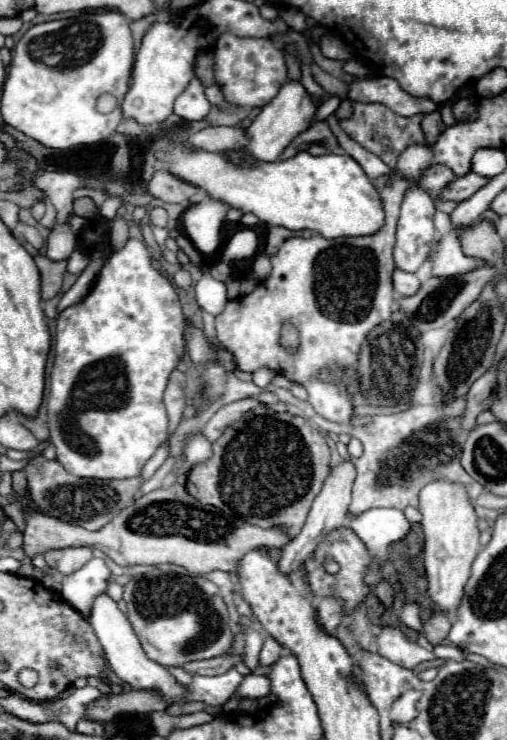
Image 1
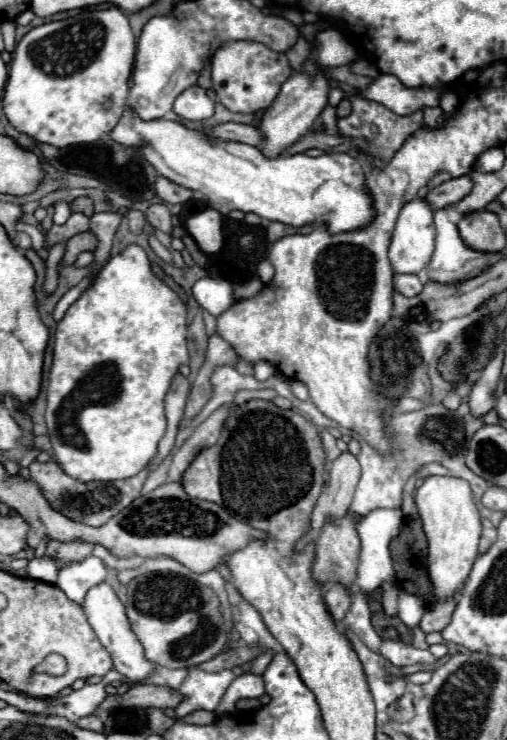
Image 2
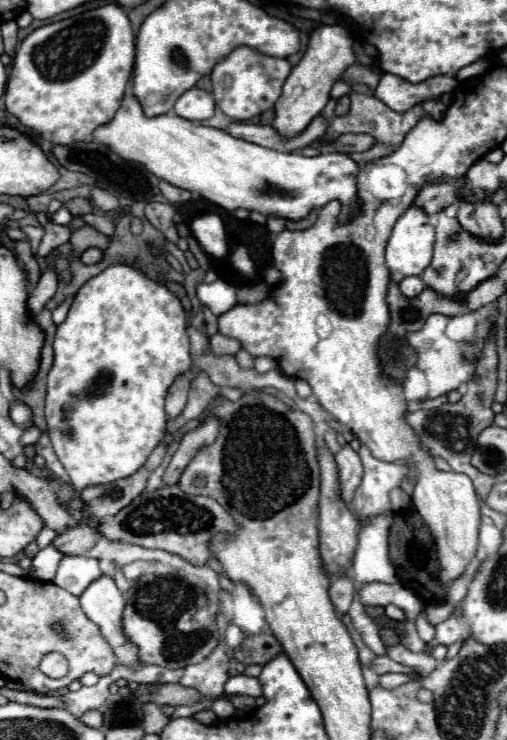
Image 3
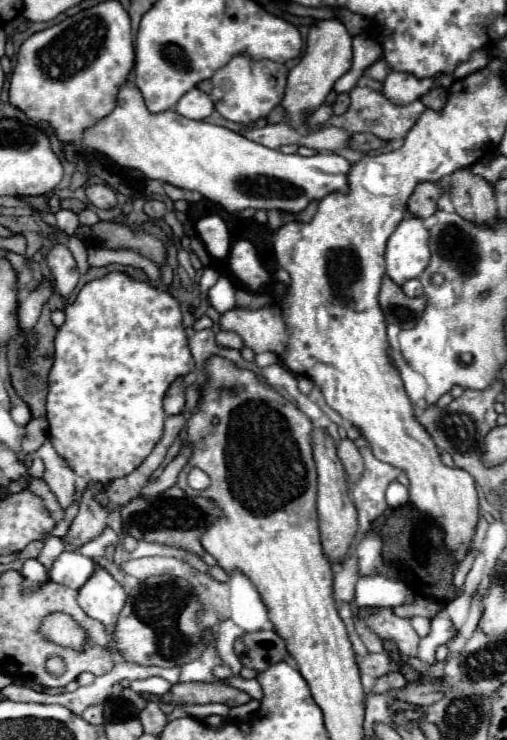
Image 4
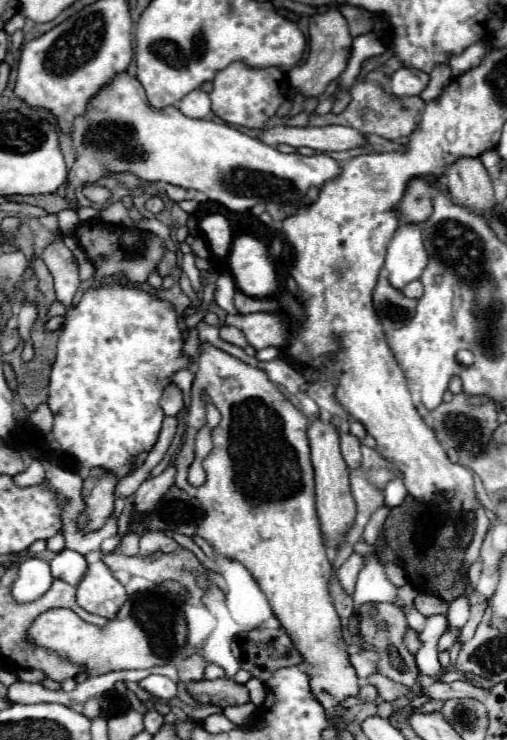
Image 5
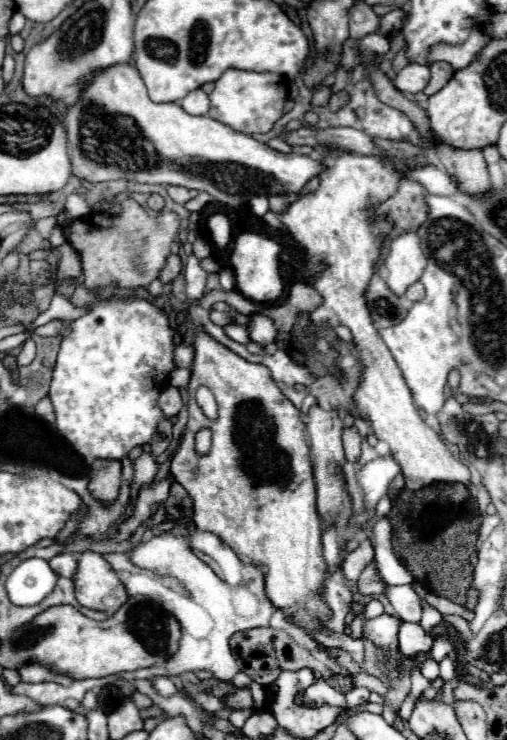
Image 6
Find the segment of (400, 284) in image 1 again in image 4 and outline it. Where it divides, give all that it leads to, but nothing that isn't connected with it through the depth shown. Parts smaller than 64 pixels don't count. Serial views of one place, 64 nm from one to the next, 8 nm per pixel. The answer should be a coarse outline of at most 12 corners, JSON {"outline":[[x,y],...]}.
{"outline":[[418,278],[406,280],[402,292],[406,296],[422,296]]}

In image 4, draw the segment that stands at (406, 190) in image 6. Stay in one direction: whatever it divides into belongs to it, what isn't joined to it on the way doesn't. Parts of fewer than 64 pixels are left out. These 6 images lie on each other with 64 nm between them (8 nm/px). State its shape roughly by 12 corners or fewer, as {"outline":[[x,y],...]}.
{"outline":[[418,184],[408,200],[414,216],[428,218],[438,210],[444,188]]}

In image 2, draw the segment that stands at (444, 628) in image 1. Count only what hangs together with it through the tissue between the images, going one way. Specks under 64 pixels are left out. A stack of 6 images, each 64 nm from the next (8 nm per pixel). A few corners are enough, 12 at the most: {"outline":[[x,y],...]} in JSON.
{"outline":[[438,602],[426,610],[420,630],[442,632],[454,612],[454,602]]}

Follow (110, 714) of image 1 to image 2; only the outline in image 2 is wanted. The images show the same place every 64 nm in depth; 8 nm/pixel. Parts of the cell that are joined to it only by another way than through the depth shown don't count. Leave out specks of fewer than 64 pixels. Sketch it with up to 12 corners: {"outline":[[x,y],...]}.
{"outline":[[136,684],[108,696],[96,710],[176,708],[170,686]]}

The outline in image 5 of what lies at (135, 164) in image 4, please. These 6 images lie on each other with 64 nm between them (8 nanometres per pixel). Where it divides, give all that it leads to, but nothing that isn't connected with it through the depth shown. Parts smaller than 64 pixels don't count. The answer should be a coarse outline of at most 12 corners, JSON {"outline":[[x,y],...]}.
{"outline":[[118,74],[74,120],[68,192],[108,172],[232,212],[342,168],[156,110]]}

